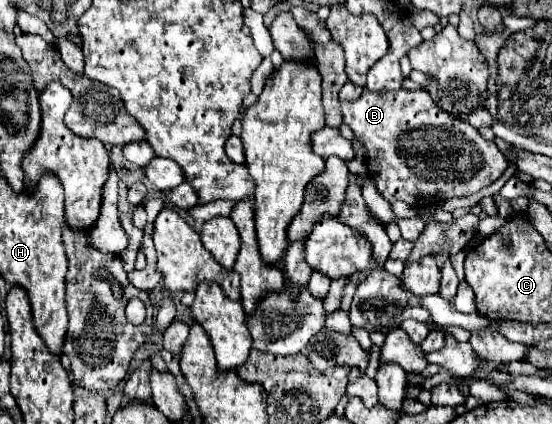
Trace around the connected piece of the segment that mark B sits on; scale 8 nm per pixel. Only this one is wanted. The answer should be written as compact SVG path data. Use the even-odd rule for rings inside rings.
M364 90L358 102L342 104L342 122L352 128L358 142L364 144L368 156L368 176L374 180L378 192L392 204L404 200L414 206L434 206L448 198L472 196L478 190L496 182L508 168L506 156L492 140L486 140L464 120L456 120L440 110L426 90L398 90L398 92L370 92Z

